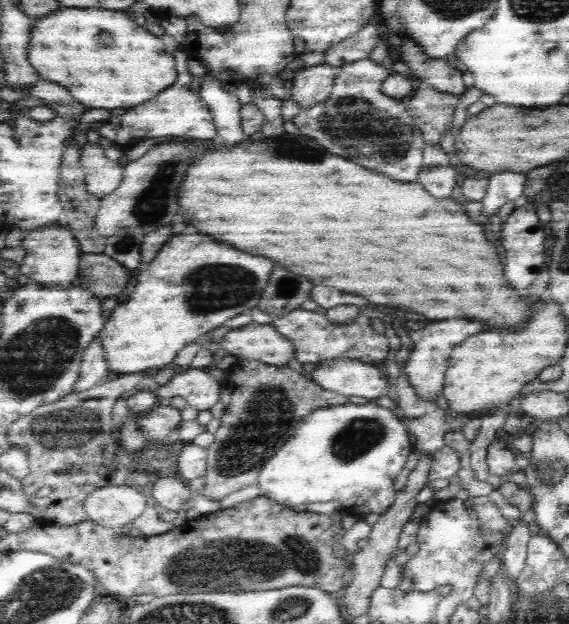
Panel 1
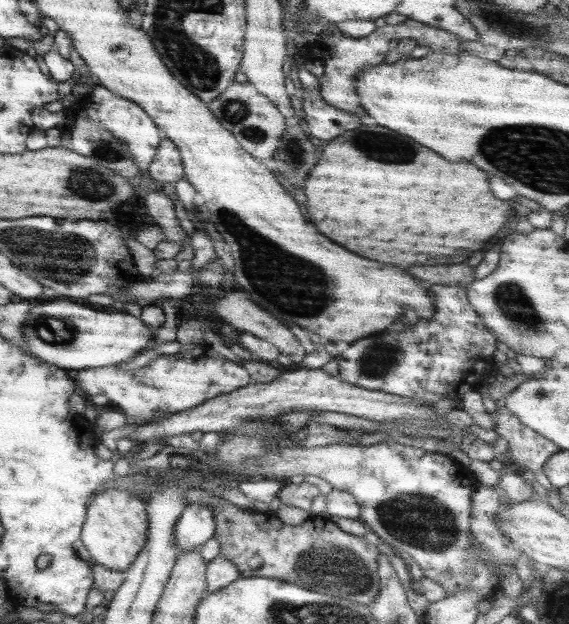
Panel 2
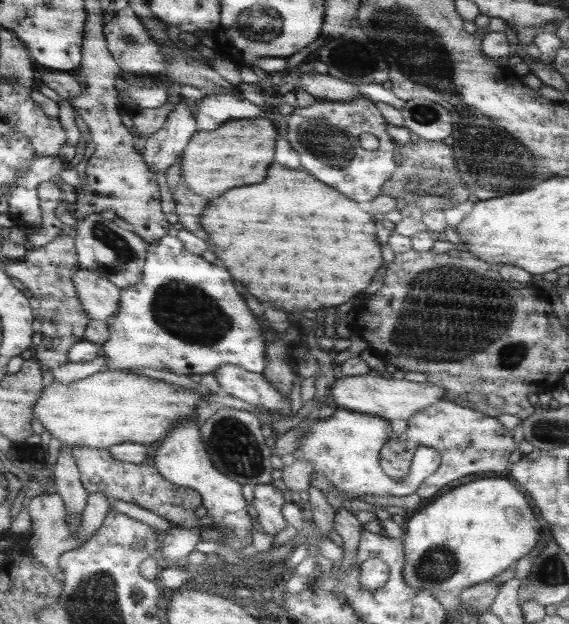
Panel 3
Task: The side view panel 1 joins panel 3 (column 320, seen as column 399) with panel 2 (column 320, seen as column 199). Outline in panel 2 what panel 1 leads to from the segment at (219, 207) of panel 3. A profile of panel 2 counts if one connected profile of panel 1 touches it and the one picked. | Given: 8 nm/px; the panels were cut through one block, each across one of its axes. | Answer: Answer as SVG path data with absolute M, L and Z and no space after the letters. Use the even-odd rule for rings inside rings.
M359 126L357 130L343 132L341 136L333 138L329 144L325 144L315 168L309 172L309 176L303 184L303 194L305 194L305 210L309 214L309 220L315 224L315 228L323 236L331 238L335 244L351 250L353 254L359 254L359 256L373 260L373 262L379 262L379 264L393 264L397 268L407 268L407 266L413 266L413 264L423 264L423 266L461 264L473 252L479 252L481 248L485 248L487 242L491 240L491 236L505 224L505 220L509 220L509 223L511 223L511 217L514 215L512 203L501 202L501 200L491 196L487 174L483 170L479 170L479 168L475 168L473 164L467 164L467 162L447 162L441 156L437 156L435 152L411 142L411 138L403 138L395 132L391 132L387 128L379 128L379 126Z

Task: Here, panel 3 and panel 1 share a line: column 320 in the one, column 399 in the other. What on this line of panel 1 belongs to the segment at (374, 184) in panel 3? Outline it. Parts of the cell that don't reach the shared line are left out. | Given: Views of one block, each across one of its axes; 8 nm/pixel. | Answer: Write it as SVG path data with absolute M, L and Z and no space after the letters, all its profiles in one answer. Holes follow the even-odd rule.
M368 58L341 66L330 96L312 108L300 109L291 121L300 133L316 140L336 156L350 158L352 162L358 162L360 166L366 166L368 170L374 170L396 182L418 182L425 147L422 131L413 124L407 104L396 102L382 92L382 83L388 75L386 68Z

